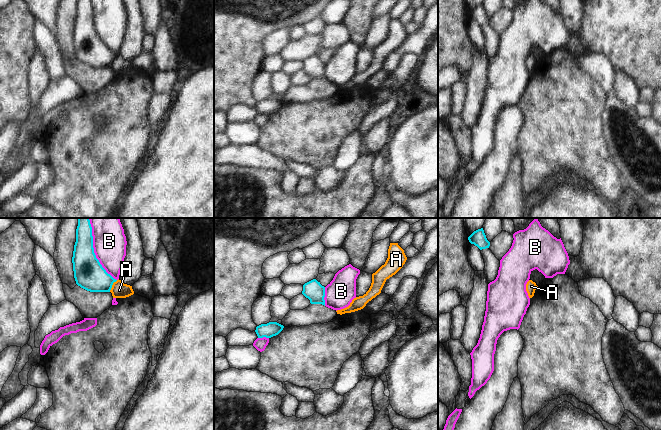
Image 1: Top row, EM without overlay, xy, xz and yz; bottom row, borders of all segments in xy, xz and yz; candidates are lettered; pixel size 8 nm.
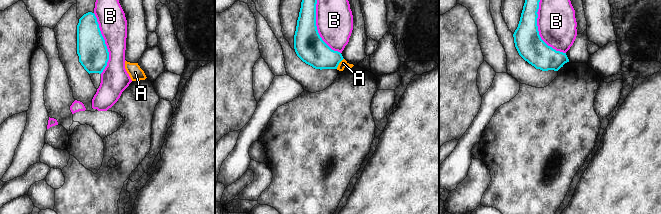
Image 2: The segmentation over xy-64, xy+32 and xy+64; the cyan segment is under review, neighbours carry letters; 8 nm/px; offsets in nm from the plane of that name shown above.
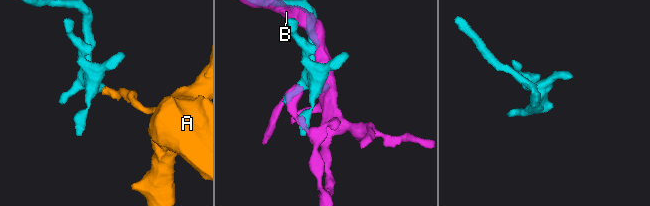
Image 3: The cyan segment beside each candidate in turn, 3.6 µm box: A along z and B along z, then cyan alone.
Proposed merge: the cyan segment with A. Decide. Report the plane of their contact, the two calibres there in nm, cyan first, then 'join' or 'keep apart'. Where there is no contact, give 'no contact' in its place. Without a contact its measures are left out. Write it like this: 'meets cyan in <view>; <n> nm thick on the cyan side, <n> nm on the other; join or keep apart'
meets cyan in xy; 240 nm thick on the cyan side, 130 nm on the other; keep apart

